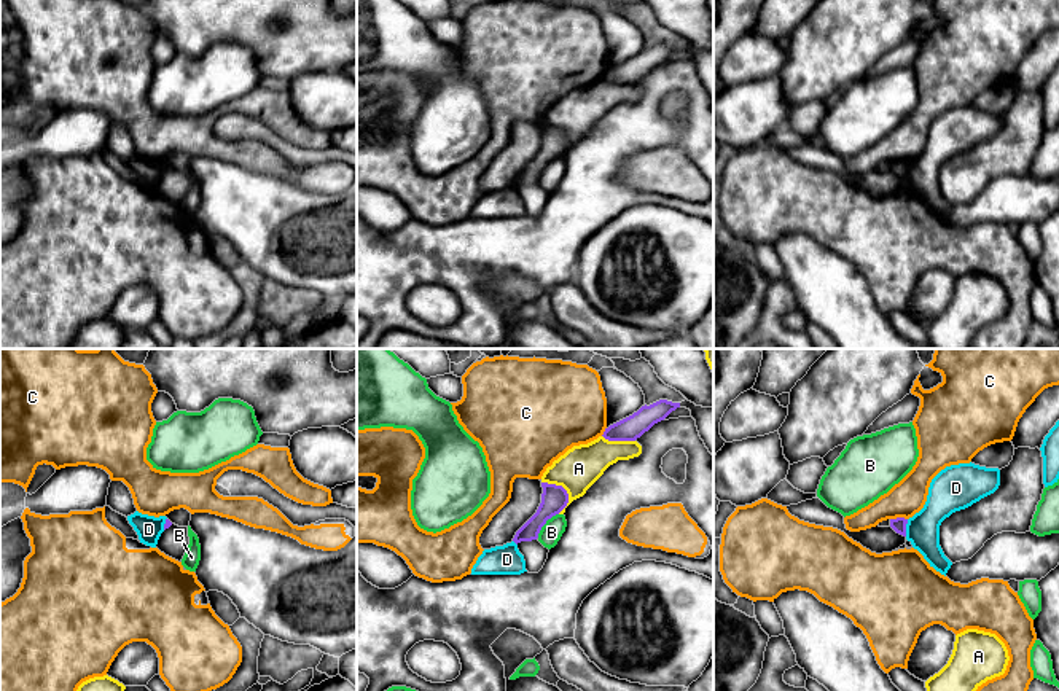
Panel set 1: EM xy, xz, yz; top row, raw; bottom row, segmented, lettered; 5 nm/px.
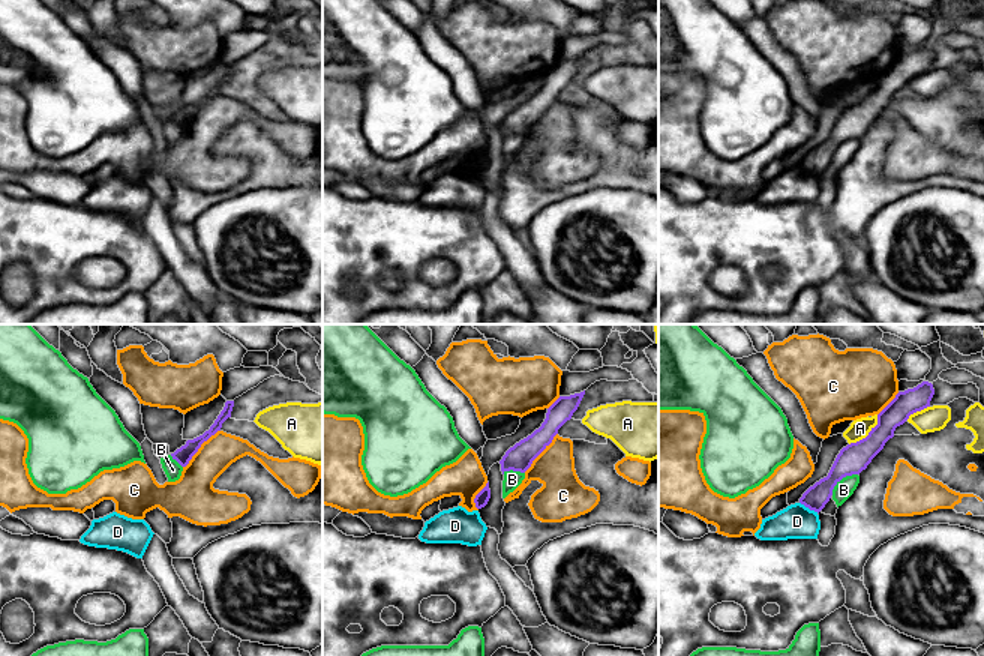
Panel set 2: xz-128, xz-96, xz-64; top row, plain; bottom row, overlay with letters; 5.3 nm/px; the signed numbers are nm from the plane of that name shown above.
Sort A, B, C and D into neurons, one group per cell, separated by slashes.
A / B / C / D

